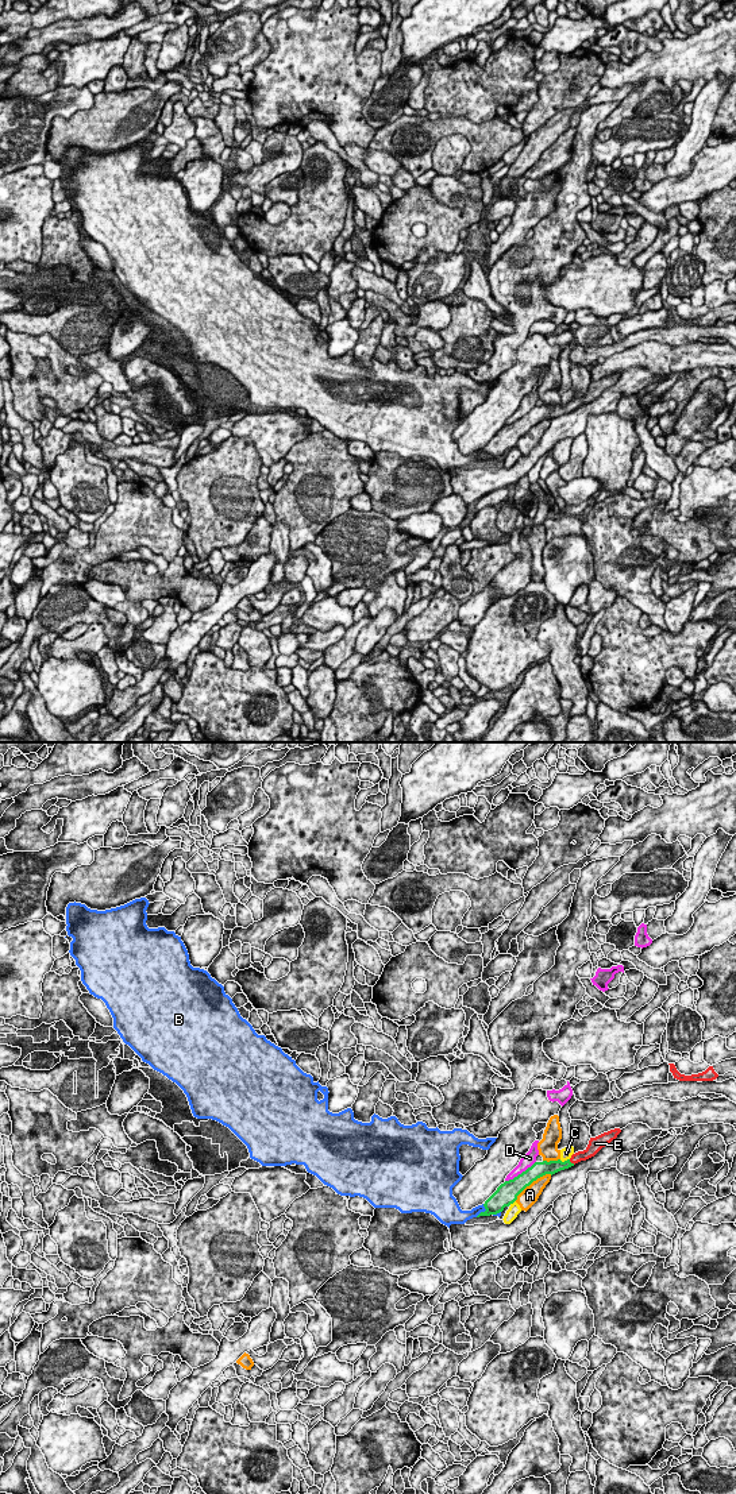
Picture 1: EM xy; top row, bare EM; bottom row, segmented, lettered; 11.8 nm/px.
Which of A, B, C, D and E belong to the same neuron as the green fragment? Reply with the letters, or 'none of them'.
E

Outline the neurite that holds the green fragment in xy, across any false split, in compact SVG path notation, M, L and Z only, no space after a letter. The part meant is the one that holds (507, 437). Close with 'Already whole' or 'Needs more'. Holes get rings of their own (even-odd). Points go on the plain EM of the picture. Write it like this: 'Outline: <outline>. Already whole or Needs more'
Outline: M614 372L596 382L590 382L587 391L583 395L573 398L571 402L564 406L560 404L550 406L535 406L531 412L528 412L513 424L501 428L497 435L485 445L483 451L486 455L481 456L477 462L497 459L502 456L504 452L513 448L517 444L517 440L533 425L546 418L552 420L560 414L574 410L581 405L586 405L594 401L602 391L614 385L620 377L620 372Z. Needs more

